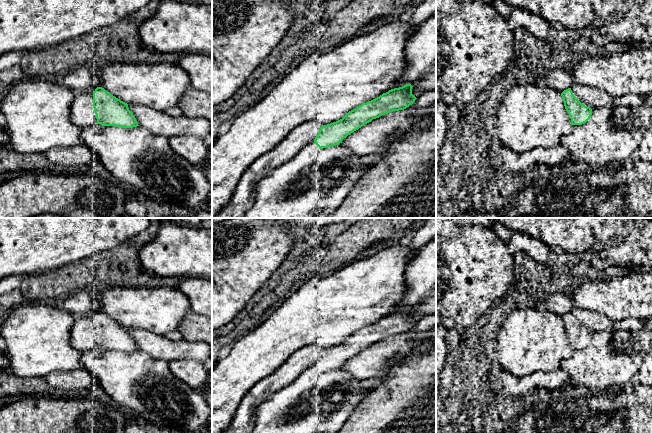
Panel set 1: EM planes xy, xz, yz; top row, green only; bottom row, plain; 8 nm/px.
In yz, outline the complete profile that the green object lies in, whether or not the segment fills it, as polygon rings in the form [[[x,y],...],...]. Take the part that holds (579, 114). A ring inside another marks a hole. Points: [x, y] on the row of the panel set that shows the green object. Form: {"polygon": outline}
{"polygon": [[[571,88],[561,93],[566,109],[566,120],[571,125],[582,125],[592,115],[592,109],[582,104],[573,94]]]}

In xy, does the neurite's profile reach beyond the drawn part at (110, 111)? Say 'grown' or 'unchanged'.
grown

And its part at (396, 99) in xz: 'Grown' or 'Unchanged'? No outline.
Grown

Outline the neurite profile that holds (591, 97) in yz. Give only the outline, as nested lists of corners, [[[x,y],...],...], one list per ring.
[[[577,83],[571,85],[574,96],[585,106],[598,108],[609,104],[611,98],[603,91],[589,86],[582,86]]]

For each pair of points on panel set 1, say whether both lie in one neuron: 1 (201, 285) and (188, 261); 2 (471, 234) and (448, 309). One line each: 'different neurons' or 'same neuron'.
1: different neurons
2: same neuron

